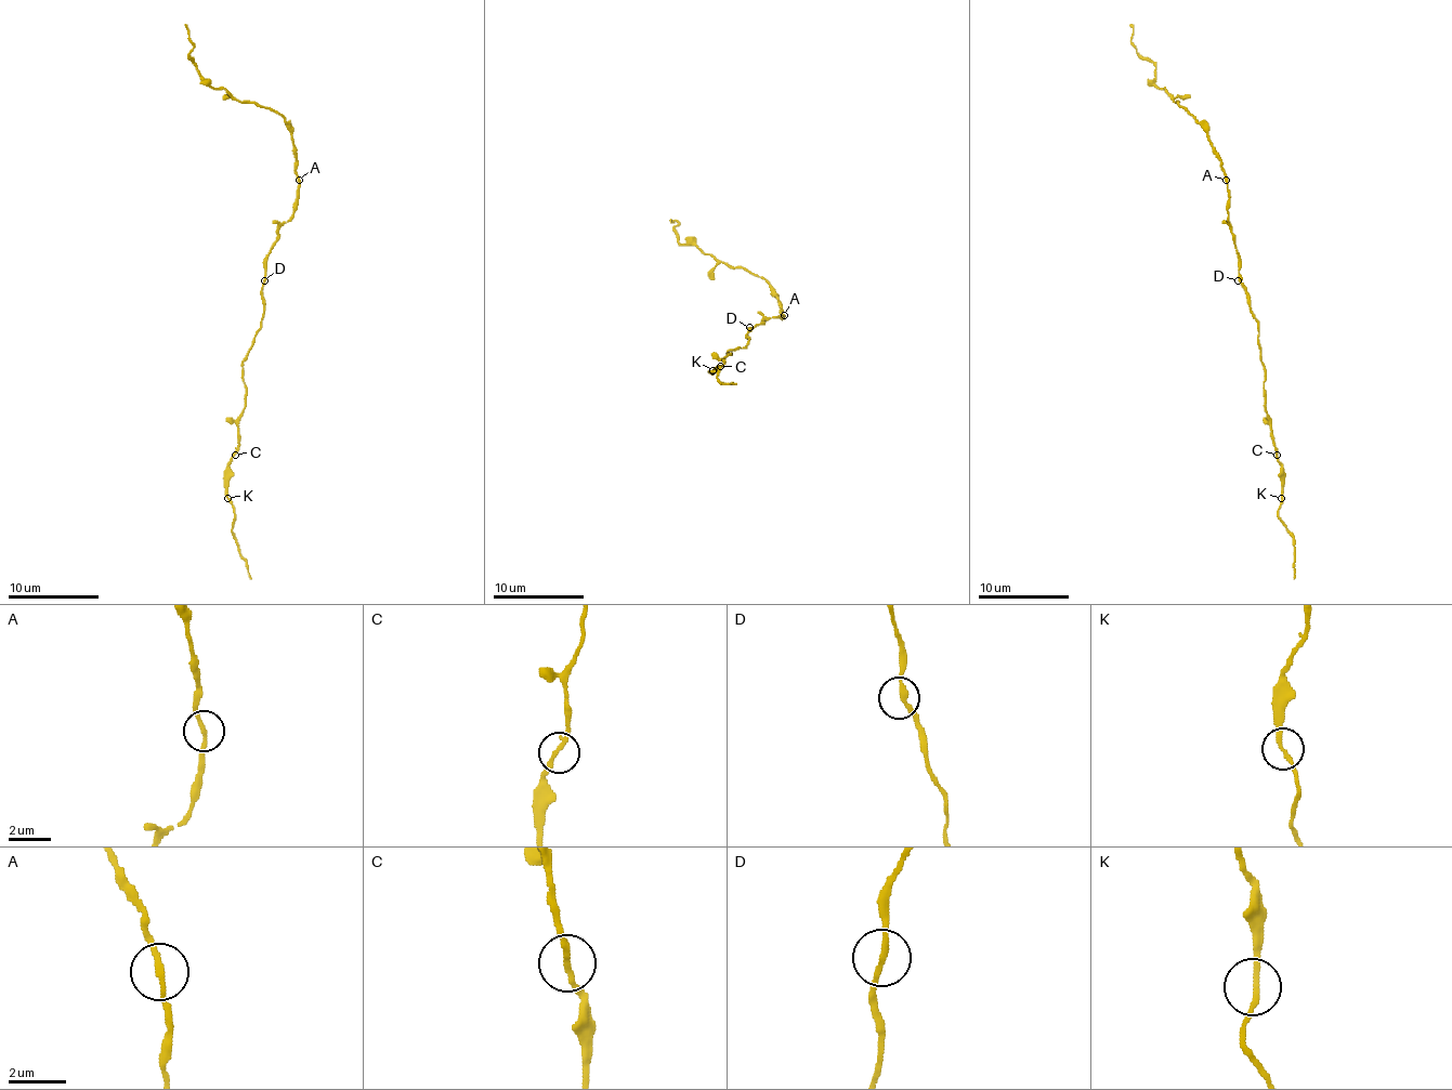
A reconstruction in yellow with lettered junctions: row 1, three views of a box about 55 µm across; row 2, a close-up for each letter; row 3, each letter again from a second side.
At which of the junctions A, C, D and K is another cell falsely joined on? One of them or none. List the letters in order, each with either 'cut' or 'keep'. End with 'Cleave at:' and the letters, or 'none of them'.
A: keep
C: keep
D: keep
K: keep
Cleave at: none of them

